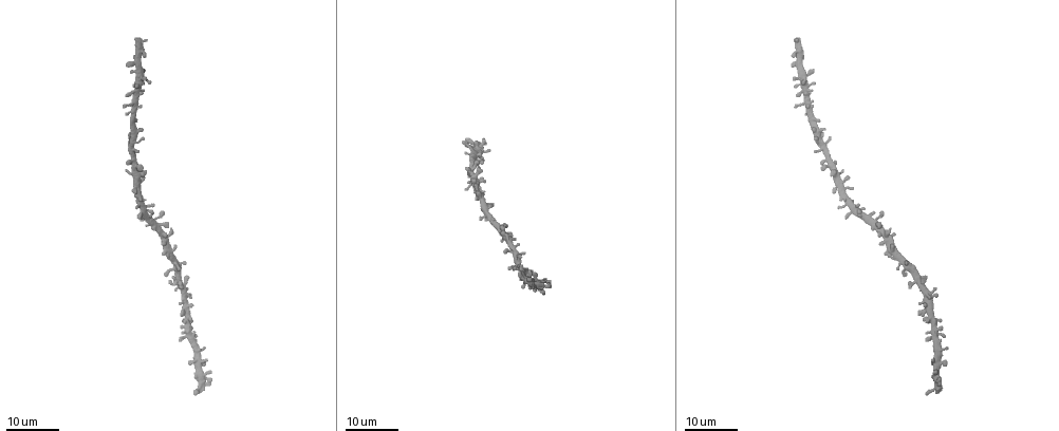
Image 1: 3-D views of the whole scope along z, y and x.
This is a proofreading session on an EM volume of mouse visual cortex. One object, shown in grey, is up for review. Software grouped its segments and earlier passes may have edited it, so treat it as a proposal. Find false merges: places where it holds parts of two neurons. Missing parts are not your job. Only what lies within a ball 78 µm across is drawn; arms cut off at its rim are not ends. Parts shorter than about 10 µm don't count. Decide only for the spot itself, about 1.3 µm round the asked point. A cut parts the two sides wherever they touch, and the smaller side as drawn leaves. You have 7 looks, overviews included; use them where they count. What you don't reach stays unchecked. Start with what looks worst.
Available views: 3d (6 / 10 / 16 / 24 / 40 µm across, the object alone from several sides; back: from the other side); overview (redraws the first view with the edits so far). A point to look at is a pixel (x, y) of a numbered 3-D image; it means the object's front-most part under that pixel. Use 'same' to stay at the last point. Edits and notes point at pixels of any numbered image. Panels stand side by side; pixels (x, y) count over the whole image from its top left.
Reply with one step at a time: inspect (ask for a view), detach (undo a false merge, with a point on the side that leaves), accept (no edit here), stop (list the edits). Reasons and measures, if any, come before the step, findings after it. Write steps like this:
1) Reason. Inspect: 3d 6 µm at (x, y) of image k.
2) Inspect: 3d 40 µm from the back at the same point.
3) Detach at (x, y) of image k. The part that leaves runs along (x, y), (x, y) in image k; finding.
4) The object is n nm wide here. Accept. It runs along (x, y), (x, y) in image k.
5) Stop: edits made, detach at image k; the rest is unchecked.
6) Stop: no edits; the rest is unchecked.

Looks like a crossing. Inspect: 3d 24 µm at (870, 219) of image 1.

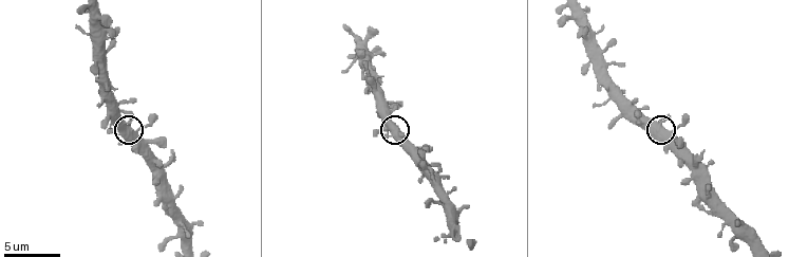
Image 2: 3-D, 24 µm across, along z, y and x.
Inspect: 3d 10 µm at (664, 131) of image 2.

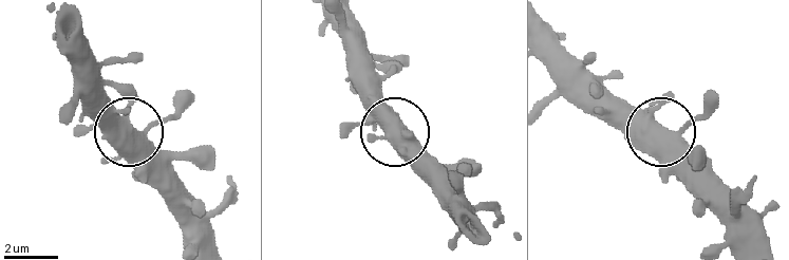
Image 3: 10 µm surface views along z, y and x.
The object is 470 nm wide here. Accept. One neuron here.

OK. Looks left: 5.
Narrows sharply. Inspect: 3d 16 µm at (800, 69) of image 1.

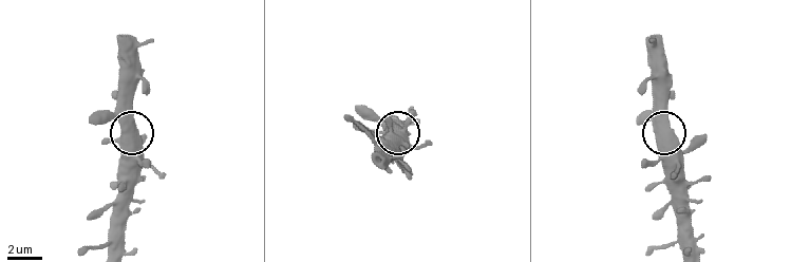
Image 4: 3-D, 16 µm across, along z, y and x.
Closer look. Inspect: 3d 10 µm at the same point.

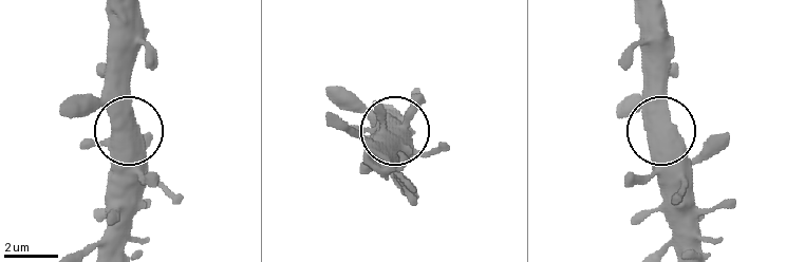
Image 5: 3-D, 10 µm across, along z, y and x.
The object is 460 nm wide here. Accept. All the same neuron.

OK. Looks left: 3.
Narrows sharply. Inspect: 3d 16 µm at (808, 101) of image 1.

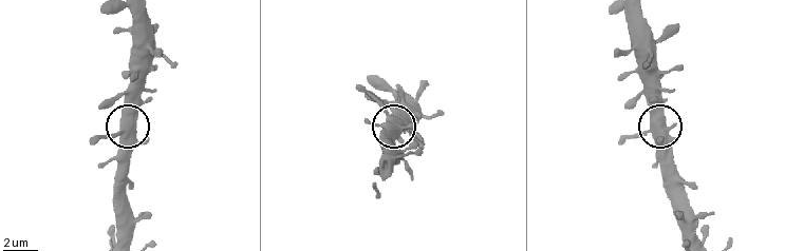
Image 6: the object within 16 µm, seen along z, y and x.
Inspect: 3d 10 µm at (668, 127) of image 6.

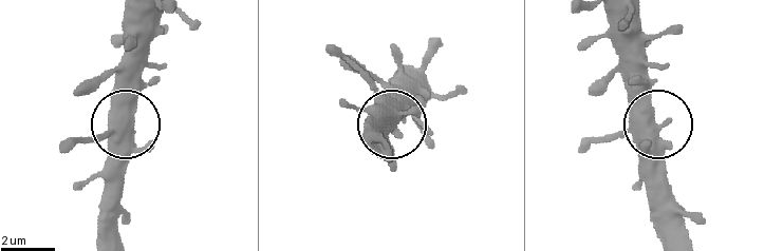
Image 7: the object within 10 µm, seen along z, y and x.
The object is 690 nm wide here. Accept. Continuous, no second neuron.

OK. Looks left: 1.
Stop: no edits; the rest is unchecked.

